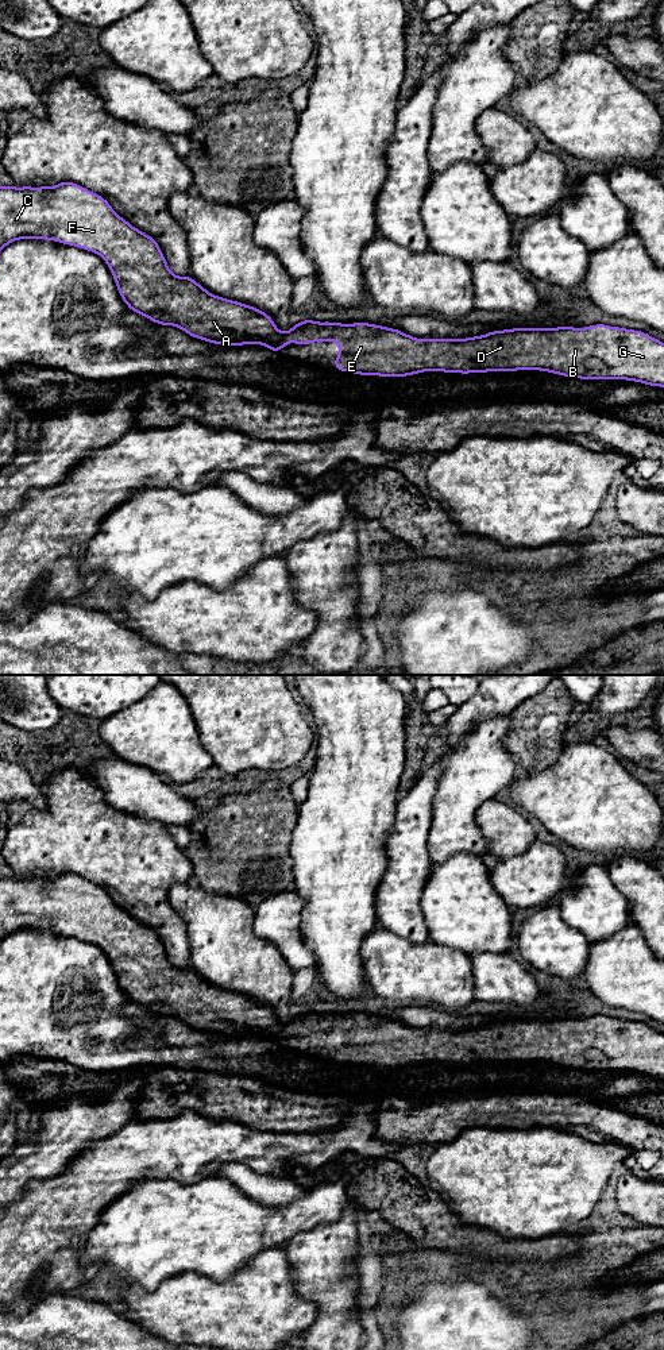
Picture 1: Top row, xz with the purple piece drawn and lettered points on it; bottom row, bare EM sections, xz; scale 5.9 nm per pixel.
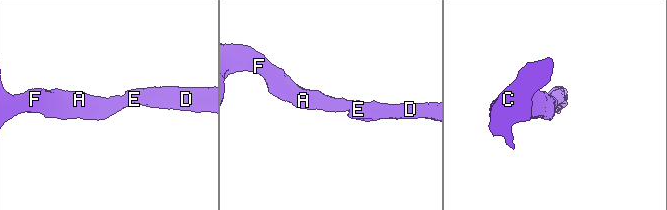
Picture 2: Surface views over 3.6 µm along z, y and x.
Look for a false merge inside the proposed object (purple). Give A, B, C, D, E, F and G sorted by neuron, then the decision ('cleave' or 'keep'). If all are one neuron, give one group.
A B C D E F G | keep

